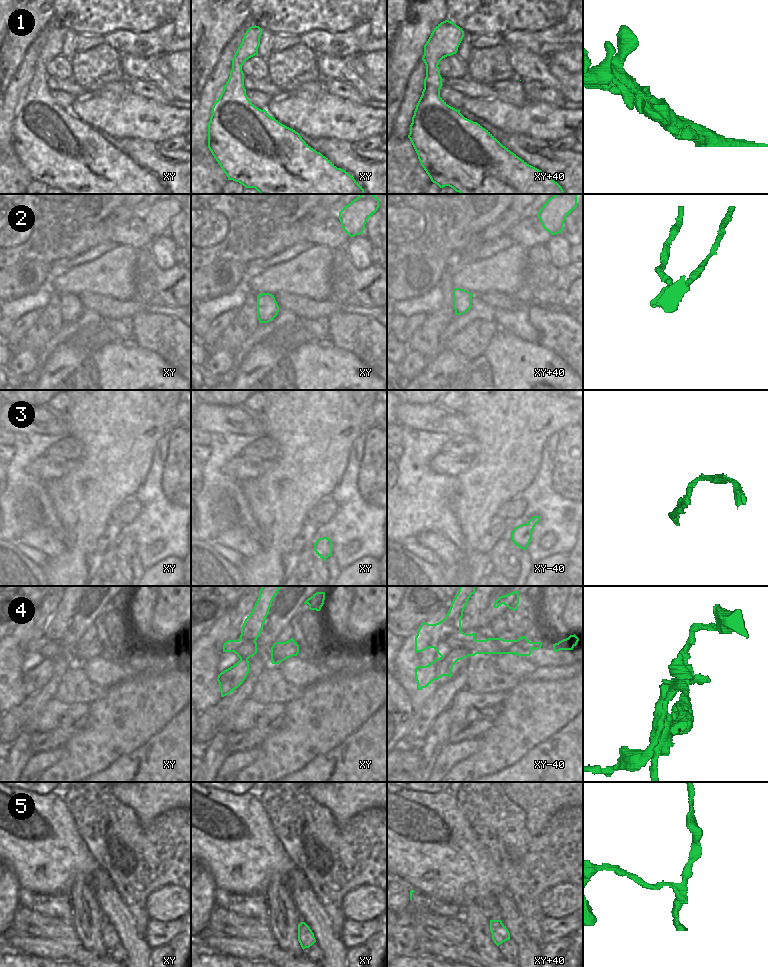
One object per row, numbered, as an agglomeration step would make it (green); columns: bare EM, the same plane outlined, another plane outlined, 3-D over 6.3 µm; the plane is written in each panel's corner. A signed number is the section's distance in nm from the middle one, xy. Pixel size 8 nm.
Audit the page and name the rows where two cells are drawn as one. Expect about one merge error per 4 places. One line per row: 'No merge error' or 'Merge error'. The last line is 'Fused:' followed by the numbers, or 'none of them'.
1: No merge error
2: Merge error
3: No merge error
4: Merge error
5: No merge error
Fused: 2, 4

